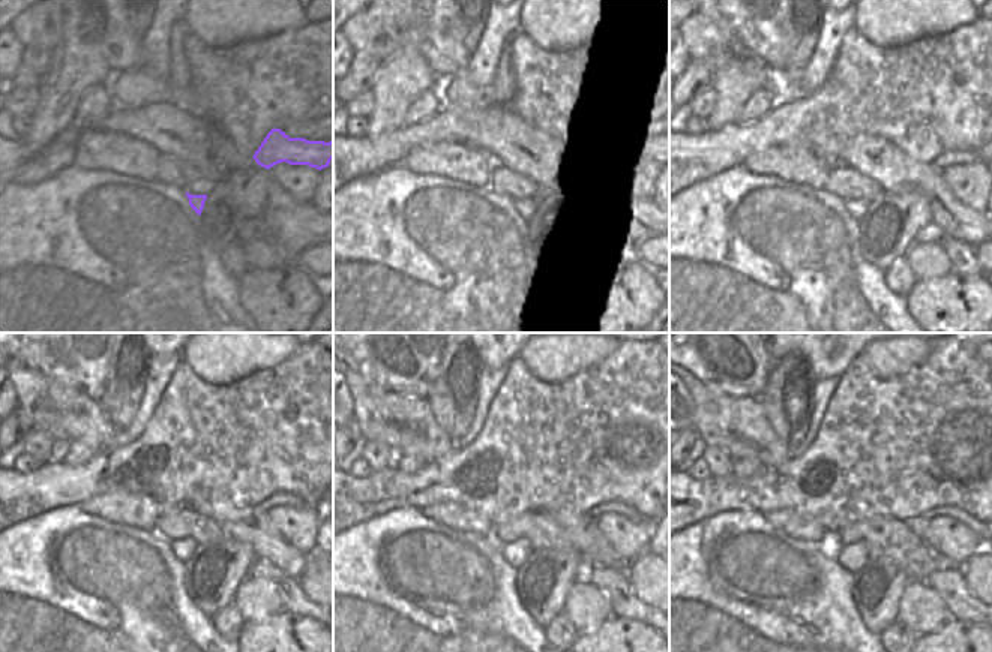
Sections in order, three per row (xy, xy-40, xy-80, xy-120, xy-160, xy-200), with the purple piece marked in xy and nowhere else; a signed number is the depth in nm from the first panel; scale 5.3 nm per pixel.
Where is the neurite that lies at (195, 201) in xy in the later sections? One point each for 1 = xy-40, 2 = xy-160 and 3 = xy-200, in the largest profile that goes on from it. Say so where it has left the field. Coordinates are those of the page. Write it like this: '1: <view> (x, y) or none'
1: xy-40 (523, 206)
2: xy-160 (515, 553)
3: xy-200 (853, 556)

